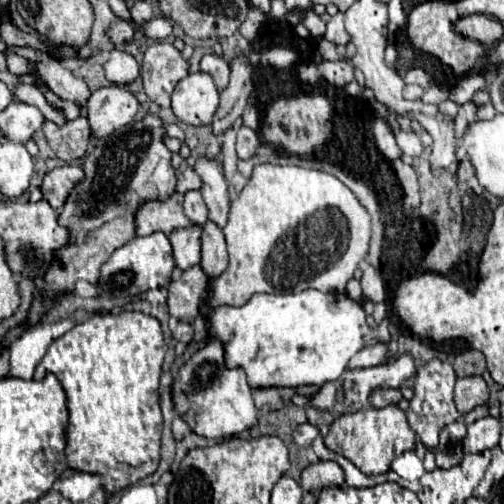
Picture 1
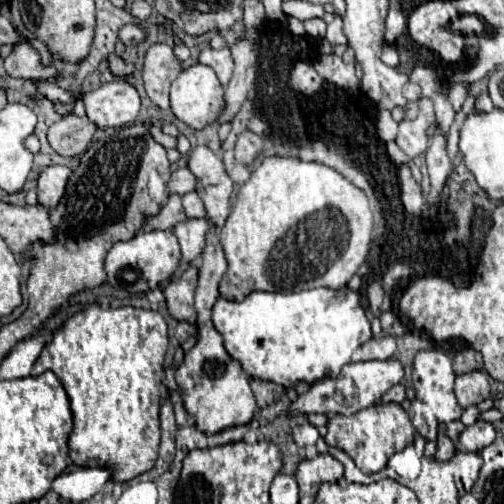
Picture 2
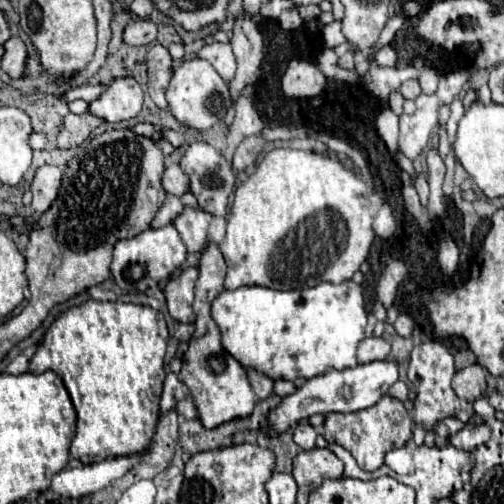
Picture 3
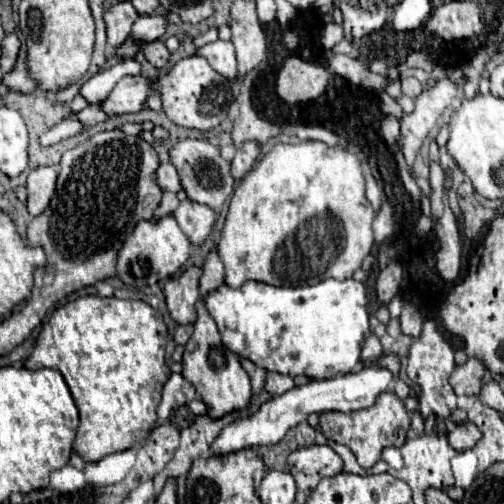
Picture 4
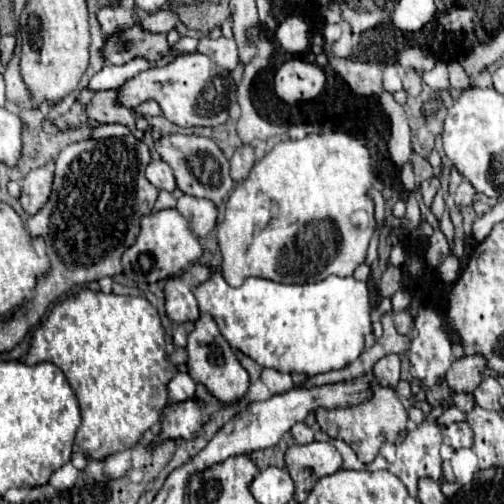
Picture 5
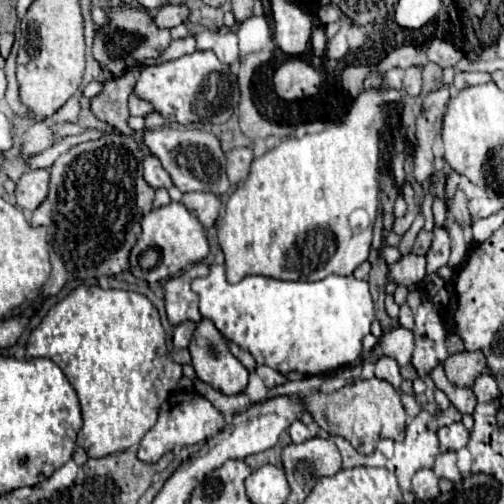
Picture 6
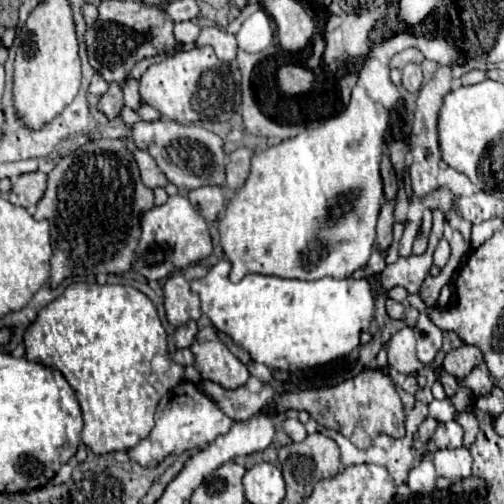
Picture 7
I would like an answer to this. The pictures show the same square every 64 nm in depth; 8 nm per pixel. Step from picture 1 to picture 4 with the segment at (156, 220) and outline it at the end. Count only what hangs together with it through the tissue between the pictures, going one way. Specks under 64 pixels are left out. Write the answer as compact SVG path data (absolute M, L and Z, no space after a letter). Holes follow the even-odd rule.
M164 192L164 194L162 194L162 202L158 204L158 208L156 208L156 212L154 212L156 220L162 218L162 216L166 216L166 214L172 214L172 212L178 208L178 204L180 204L180 200L176 198L176 194Z

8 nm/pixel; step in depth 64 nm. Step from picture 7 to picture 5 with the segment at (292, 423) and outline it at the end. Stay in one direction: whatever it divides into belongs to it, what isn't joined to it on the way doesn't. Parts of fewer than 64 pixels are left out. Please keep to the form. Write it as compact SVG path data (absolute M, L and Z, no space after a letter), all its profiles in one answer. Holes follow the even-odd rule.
M304 422L294 424L290 432L292 432L292 436L294 436L296 444L308 444L308 442L312 442L312 440L314 440L314 432L312 432Z

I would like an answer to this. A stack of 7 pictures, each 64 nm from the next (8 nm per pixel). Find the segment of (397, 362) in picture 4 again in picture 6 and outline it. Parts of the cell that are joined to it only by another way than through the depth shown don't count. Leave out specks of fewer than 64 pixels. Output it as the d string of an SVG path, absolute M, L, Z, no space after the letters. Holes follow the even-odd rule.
M382 357L375 363L375 376L384 379L397 390L400 391L402 377L400 368L394 359Z

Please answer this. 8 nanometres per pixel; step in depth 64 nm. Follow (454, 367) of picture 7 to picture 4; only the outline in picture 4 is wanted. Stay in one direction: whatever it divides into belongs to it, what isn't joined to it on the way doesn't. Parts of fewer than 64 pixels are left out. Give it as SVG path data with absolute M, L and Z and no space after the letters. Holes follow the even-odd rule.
M468 358L464 364L456 366L450 376L450 386L458 396L478 396L482 390L484 364L478 358Z

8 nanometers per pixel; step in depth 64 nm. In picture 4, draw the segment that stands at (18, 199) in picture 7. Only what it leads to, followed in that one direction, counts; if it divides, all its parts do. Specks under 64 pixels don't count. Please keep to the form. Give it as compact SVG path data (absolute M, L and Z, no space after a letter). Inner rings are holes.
M42 166L28 174L26 208L32 216L42 214L44 208L48 206L48 200L52 198L54 190L56 190L56 178L58 178L56 166Z

